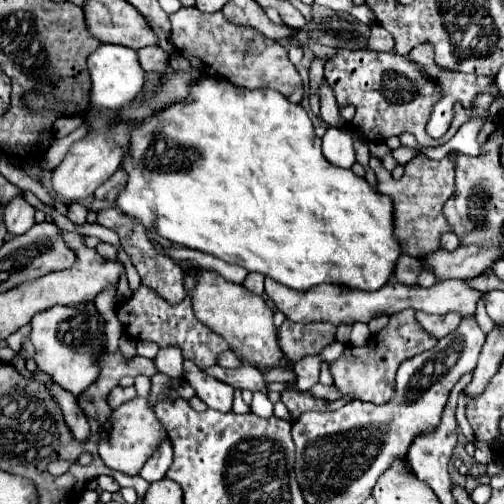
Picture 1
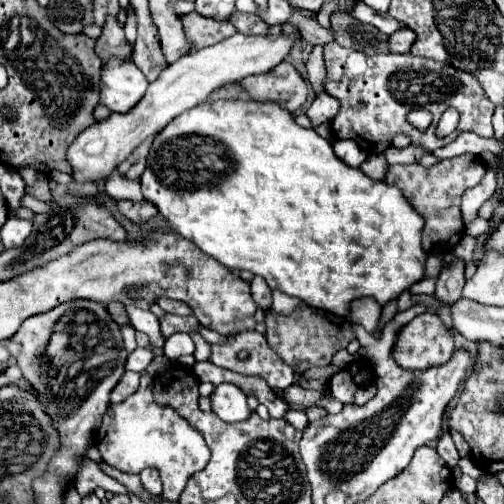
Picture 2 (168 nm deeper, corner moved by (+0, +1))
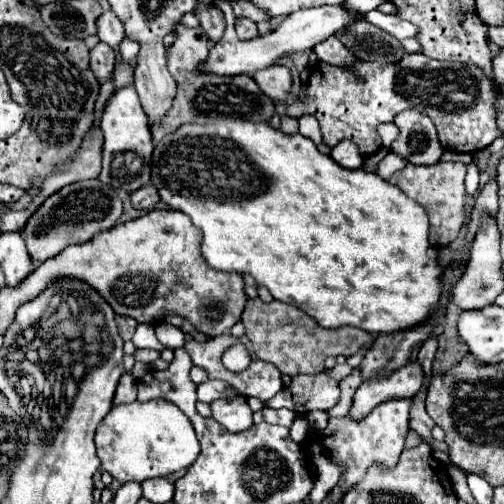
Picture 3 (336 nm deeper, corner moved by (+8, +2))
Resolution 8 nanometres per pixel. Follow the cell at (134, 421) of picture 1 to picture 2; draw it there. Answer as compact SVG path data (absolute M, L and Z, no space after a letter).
M142 374L136 394L122 404L112 404L98 430L98 450L106 464L120 472L139 474L146 468L160 472L164 492L162 498L178 500L188 478L200 472L208 460L210 450L202 434L170 406L160 406L152 400L152 376Z

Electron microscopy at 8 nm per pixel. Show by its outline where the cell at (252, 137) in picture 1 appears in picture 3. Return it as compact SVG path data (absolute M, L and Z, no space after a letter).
M218 117L214 123L204 123L204 125L186 123L180 125L174 133L164 135L164 139L154 145L150 169L152 169L150 181L158 189L160 201L174 211L182 211L190 215L194 227L202 231L200 251L212 269L252 275L254 281L260 287L266 287L274 299L304 309L304 313L314 317L326 329L354 325L374 335L394 333L424 323L428 319L428 313L438 305L442 269L436 263L438 251L428 243L428 215L424 213L424 209L416 201L400 193L400 189L396 189L392 183L384 181L380 175L368 173L364 169L350 171L340 167L336 161L332 161L330 155L320 153L310 137L302 137L300 133L288 135L280 129L274 129L268 121L254 123L240 117Z

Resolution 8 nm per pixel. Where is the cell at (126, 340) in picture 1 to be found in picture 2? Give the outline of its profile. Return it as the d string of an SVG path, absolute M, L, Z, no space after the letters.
M126 372L120 380L120 384L112 390L110 394L110 400L112 404L118 404L118 402L124 402L128 396L132 396L136 390L138 390L138 384L140 384L140 374L138 372Z

